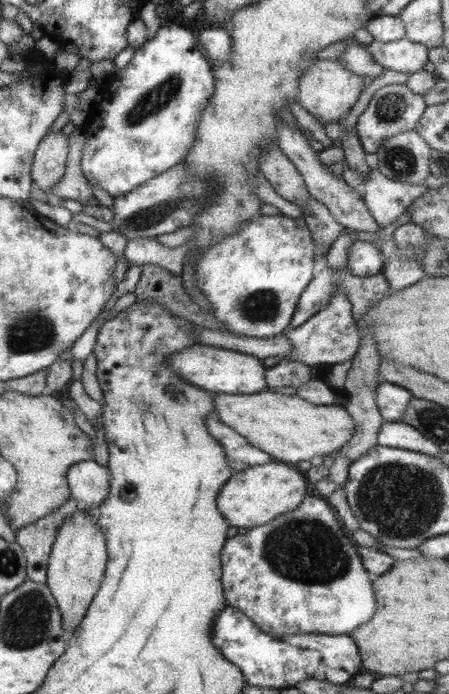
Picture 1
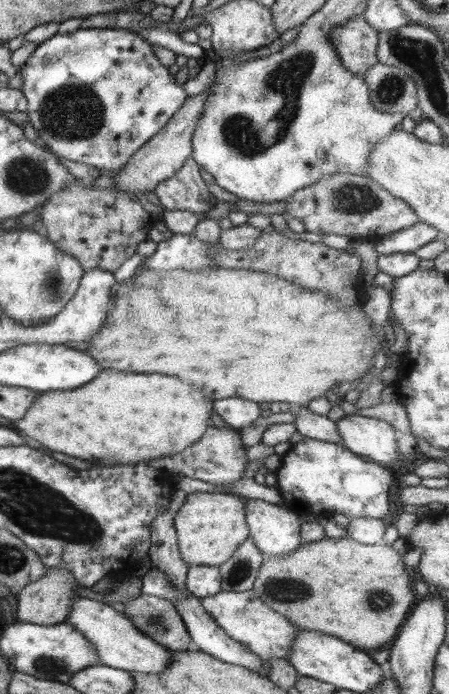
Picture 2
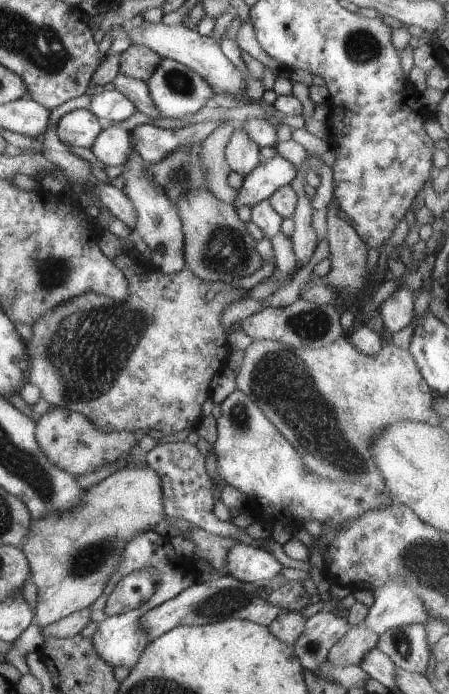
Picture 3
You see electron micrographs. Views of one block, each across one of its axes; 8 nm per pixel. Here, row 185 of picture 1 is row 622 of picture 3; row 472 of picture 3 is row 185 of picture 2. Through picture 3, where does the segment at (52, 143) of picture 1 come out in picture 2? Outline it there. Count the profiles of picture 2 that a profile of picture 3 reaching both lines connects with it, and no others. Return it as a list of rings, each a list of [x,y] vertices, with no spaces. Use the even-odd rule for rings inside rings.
[[[214,82],[198,95],[189,96],[187,101],[182,105],[182,108],[162,128],[162,131],[150,139],[149,142],[146,142],[146,145],[136,151],[128,159],[128,162],[112,175],[115,182],[115,190],[140,196],[140,194],[152,192],[159,182],[172,178],[176,171],[182,168],[186,159],[192,154],[192,142],[196,123],[202,114],[205,100],[211,93],[209,90],[213,87],[213,84]]]

